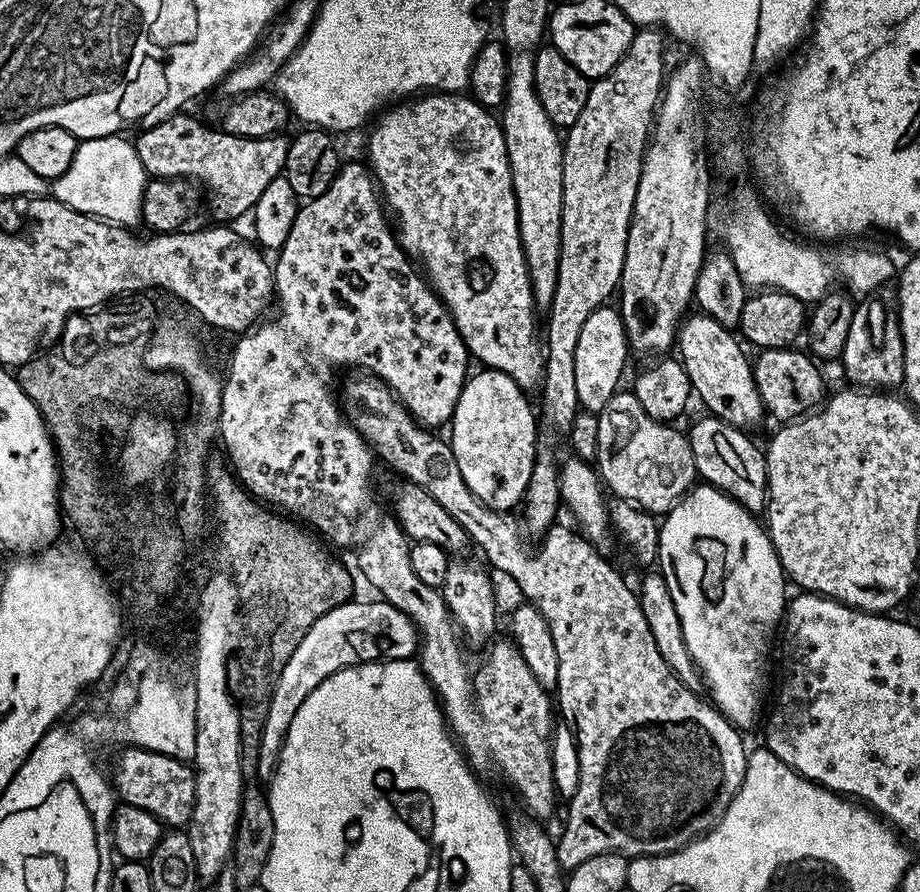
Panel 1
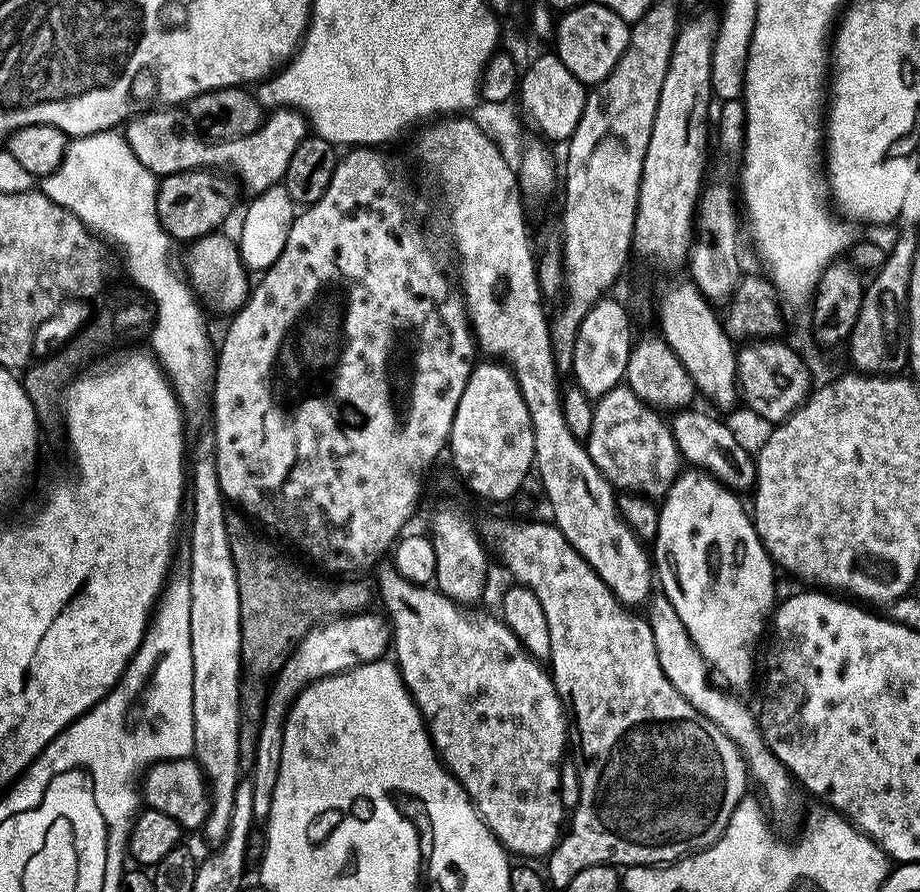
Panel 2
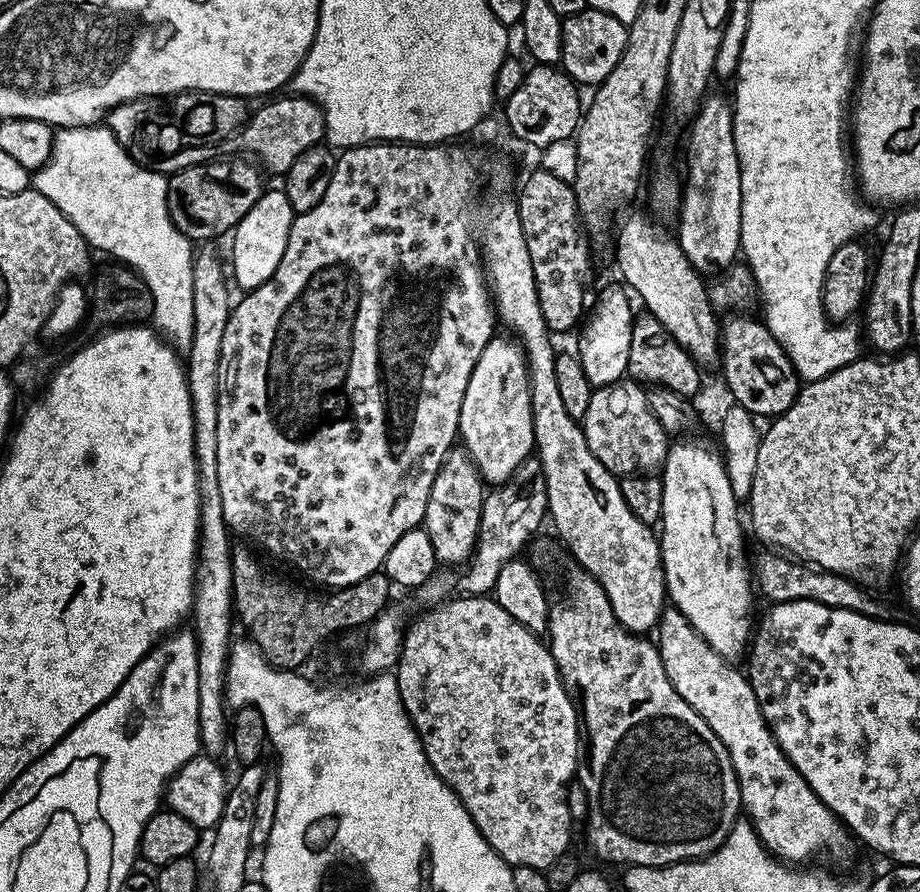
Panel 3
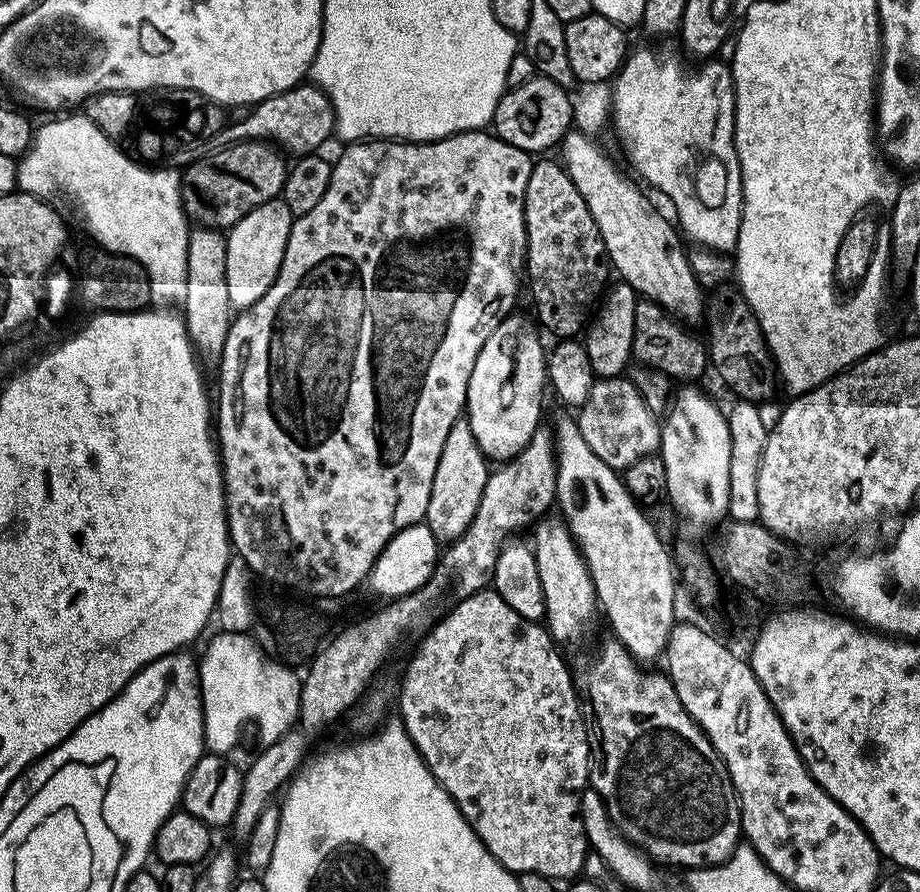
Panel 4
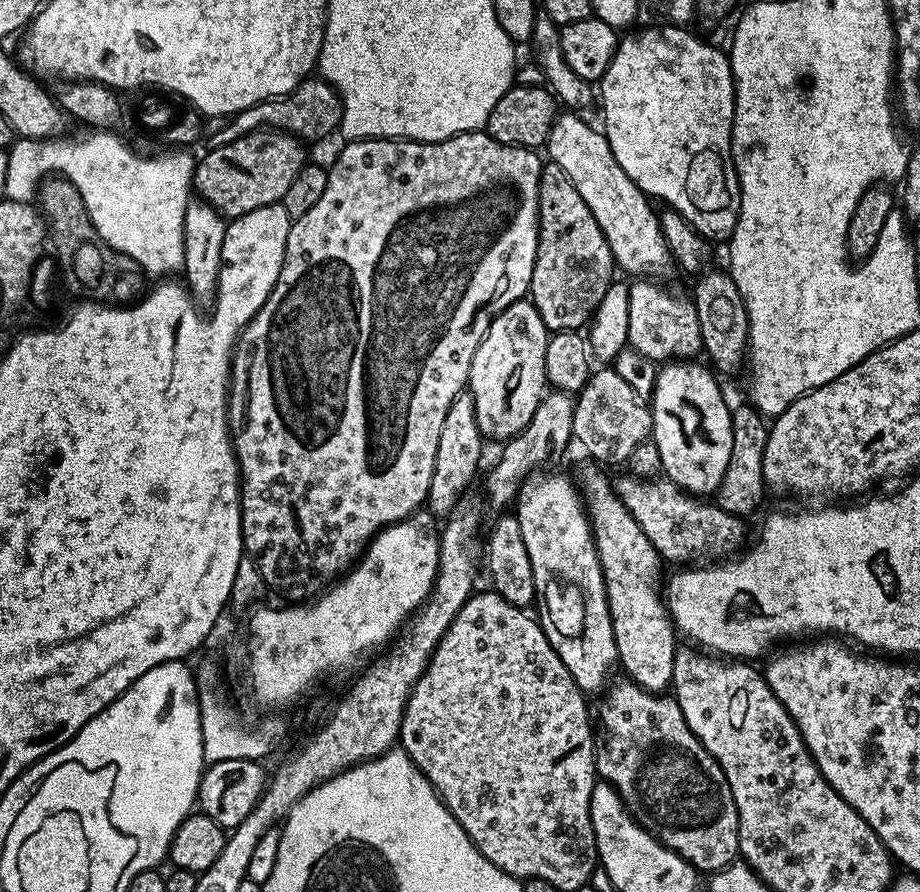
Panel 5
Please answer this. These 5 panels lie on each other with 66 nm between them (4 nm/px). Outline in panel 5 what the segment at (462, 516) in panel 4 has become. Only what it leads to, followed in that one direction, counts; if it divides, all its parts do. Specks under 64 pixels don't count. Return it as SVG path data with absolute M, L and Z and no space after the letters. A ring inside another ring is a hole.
M465 390L450 402L446 419L442 422L442 434L438 437L438 458L434 458L434 478L430 478L430 490L426 501L427 511L437 518L447 518L461 503L464 491L472 484L480 468L480 455L484 452L486 438L480 432L476 407L471 391Z

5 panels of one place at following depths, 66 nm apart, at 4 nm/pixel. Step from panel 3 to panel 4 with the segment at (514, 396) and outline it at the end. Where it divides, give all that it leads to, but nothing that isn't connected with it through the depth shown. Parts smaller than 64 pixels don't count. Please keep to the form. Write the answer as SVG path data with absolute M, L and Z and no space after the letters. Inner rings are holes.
M509 314L503 322L497 324L494 334L490 334L490 338L486 338L486 346L482 346L482 350L478 354L478 362L474 362L474 374L470 374L466 419L470 422L470 430L474 430L474 438L478 438L478 446L492 462L507 462L519 454L530 442L530 438L534 438L534 430L541 427L542 424L540 403L544 400L544 392L546 396L546 344L540 341L541 333L538 331L537 321L531 315L528 315L529 317L516 315Z

